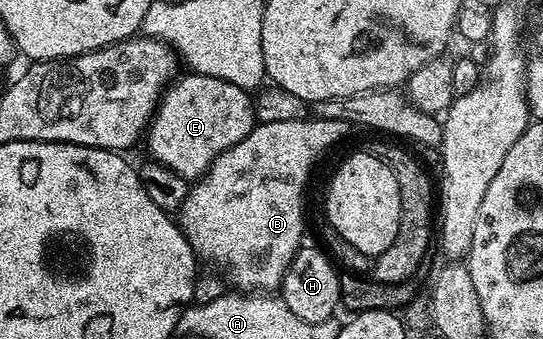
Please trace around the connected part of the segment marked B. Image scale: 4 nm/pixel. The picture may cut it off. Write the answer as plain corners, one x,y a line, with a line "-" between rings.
302,118
287,122
267,122
257,124
243,142
235,142
209,167
209,171
190,187
185,201
179,209
181,232
193,248
198,261
205,260
234,289
246,294
273,294
280,289
287,266
303,246
305,236
305,183
309,171
317,164
317,159
332,144
337,144
345,136
347,125
344,120
322,120

